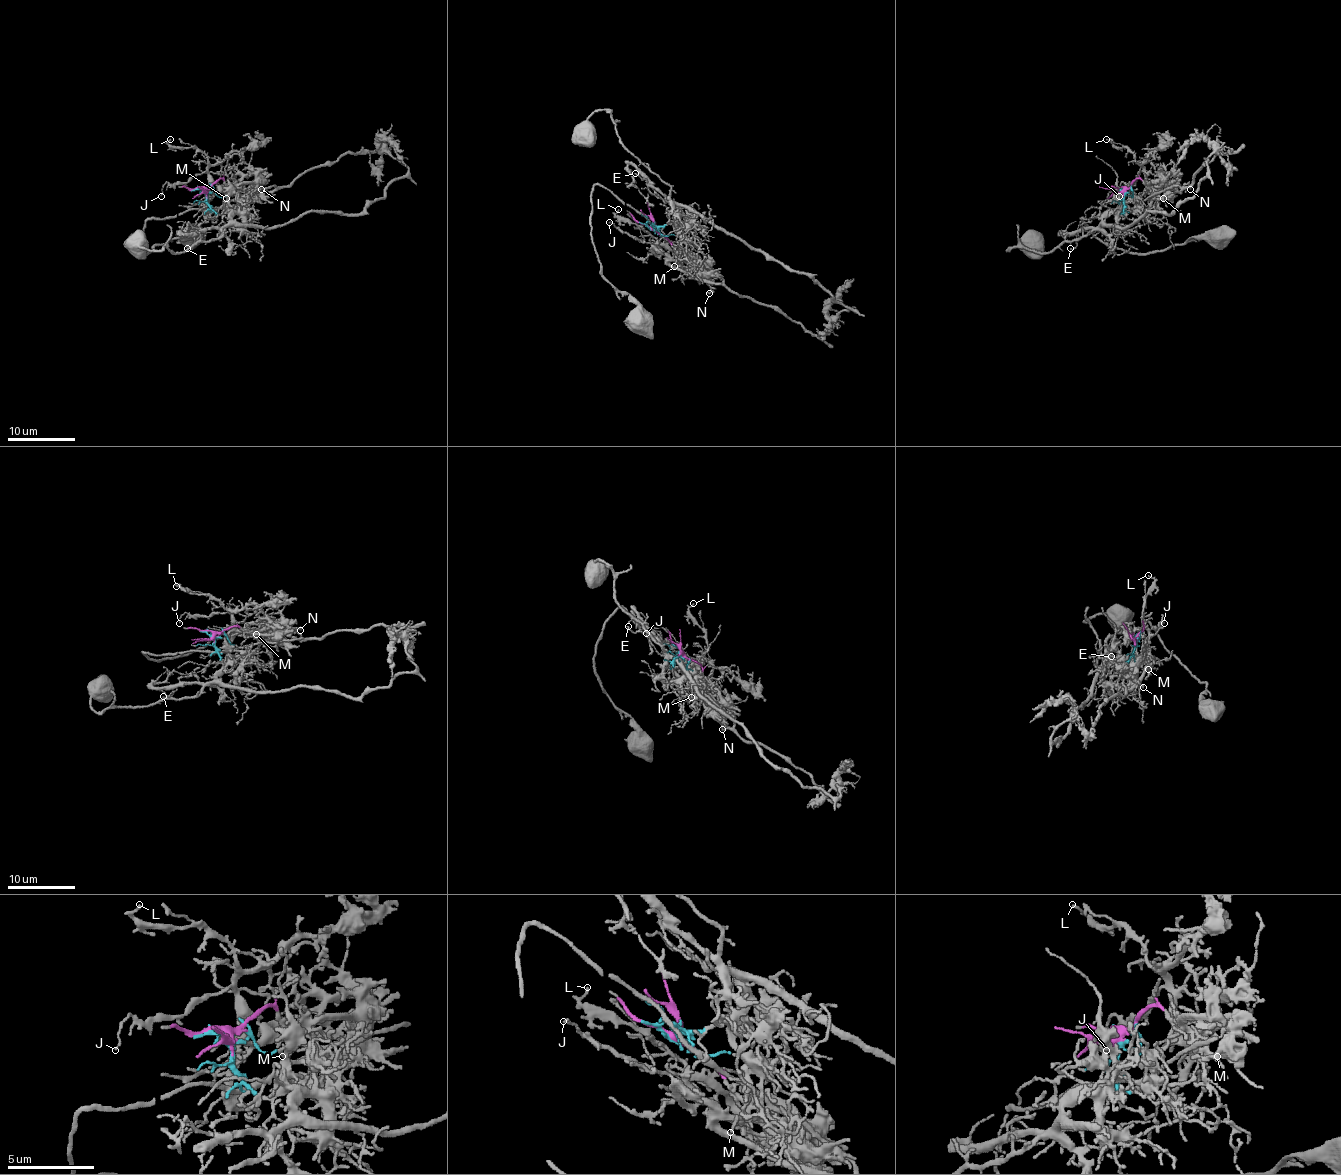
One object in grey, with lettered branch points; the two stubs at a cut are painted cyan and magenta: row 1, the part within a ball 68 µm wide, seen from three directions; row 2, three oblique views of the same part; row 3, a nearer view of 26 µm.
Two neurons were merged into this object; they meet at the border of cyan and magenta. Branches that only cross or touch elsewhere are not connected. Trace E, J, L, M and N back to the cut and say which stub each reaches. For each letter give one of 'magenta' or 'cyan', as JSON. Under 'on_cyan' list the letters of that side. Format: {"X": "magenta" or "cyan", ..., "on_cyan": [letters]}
{"E": "cyan", "J": "magenta", "L": "magenta", "M": "magenta", "N": "magenta", "on_cyan": ["E"]}

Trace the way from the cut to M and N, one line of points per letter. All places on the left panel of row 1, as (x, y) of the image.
M: (203, 189), (222, 179), (231, 187), (231, 194), (225, 198)
N: (203, 189), (220, 179), (227, 184), (263, 184), (261, 189)

